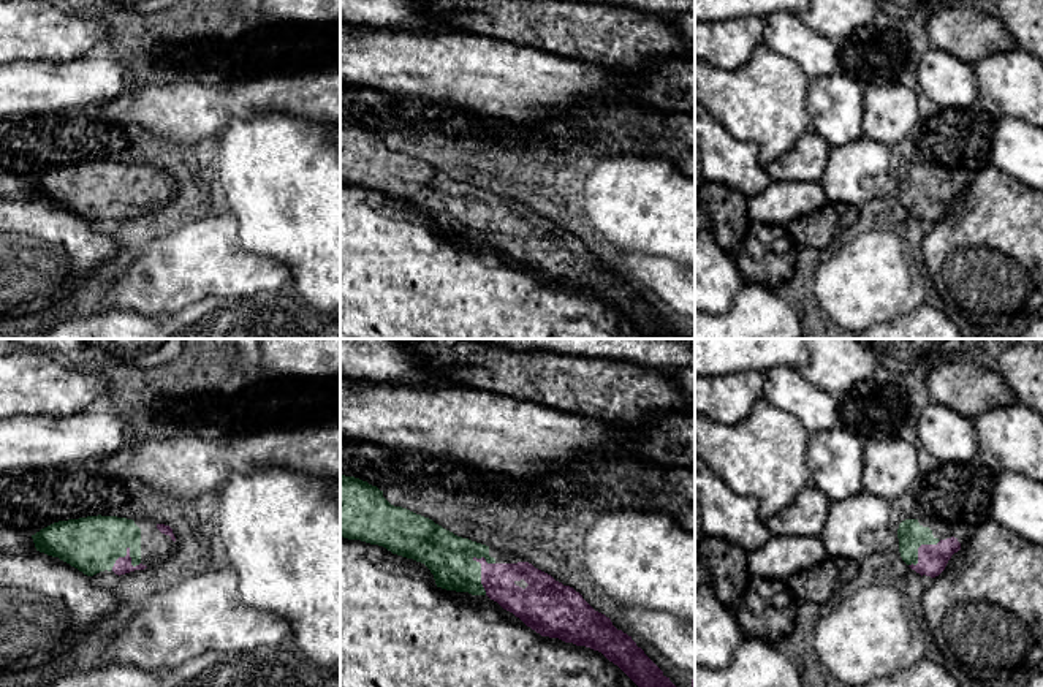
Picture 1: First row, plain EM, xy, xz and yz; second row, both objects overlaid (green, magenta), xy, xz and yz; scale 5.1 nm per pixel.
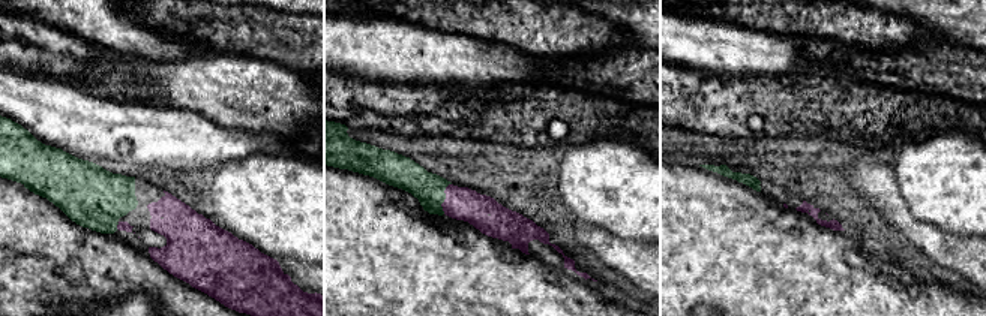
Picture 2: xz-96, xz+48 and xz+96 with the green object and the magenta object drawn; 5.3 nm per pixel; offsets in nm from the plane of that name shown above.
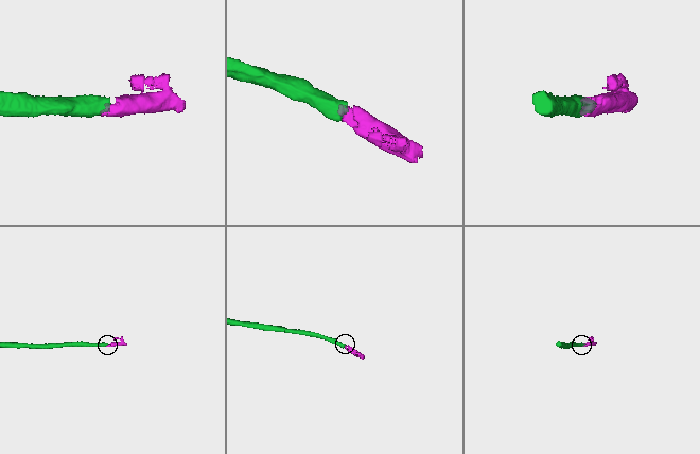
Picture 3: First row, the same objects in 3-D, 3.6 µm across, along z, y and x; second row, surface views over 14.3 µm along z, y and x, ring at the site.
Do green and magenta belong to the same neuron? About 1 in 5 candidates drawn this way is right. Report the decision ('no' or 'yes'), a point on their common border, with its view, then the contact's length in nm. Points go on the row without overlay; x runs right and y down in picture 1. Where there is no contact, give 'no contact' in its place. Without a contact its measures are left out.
yes; contact xz (480, 220); length 220 nm

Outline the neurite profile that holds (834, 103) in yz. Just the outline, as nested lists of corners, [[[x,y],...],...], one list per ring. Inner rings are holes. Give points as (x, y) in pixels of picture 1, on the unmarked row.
[[[842,70],[809,81],[806,109],[810,130],[829,147],[863,138],[864,87]]]

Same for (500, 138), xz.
[[[389,112],[385,120],[394,131],[400,133],[405,141],[416,142],[432,139],[434,142],[453,144],[472,154],[503,155],[503,154],[532,154],[544,166],[559,165],[562,169],[567,163],[552,154],[533,152],[519,130],[513,123],[491,123],[487,131],[480,127],[454,138],[445,138],[442,120],[407,120],[396,112]]]

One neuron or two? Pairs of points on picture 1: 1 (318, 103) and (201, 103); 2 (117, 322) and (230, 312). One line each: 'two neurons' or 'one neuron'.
1: one neuron
2: one neuron

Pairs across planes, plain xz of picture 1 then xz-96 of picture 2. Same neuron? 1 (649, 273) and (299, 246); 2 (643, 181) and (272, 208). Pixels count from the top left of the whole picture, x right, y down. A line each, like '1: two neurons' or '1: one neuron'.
1: two neurons
2: one neuron

